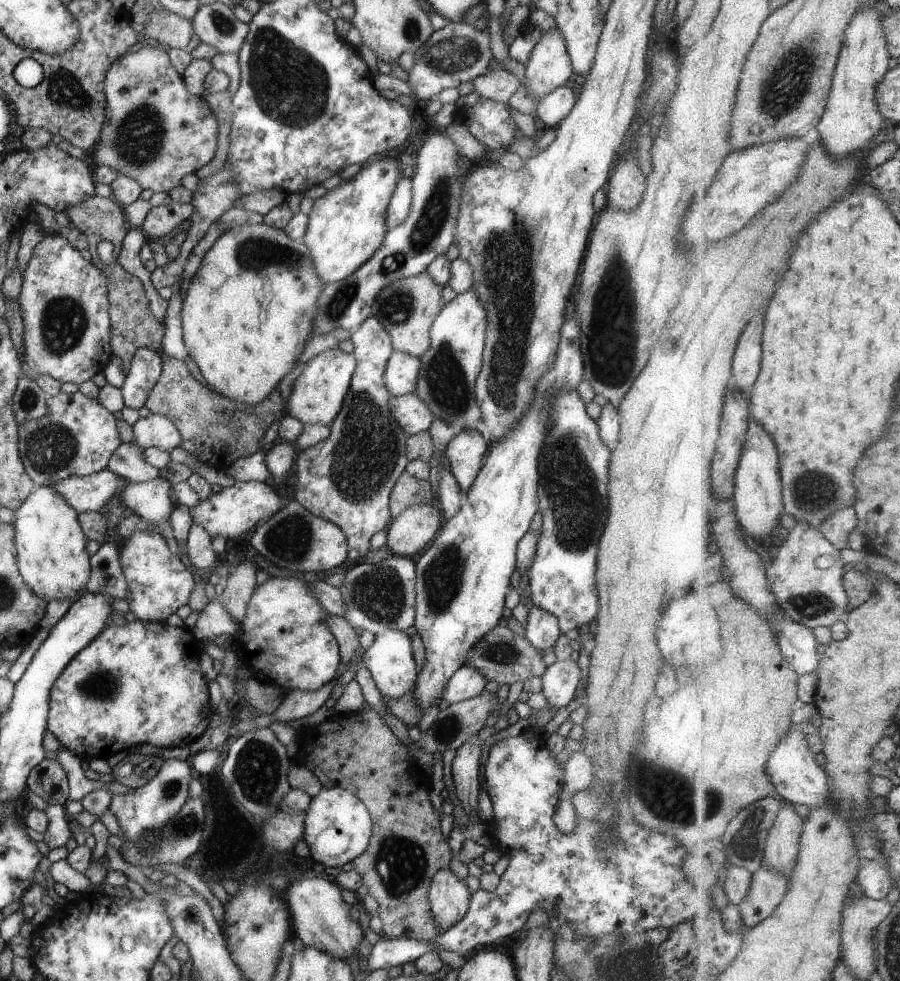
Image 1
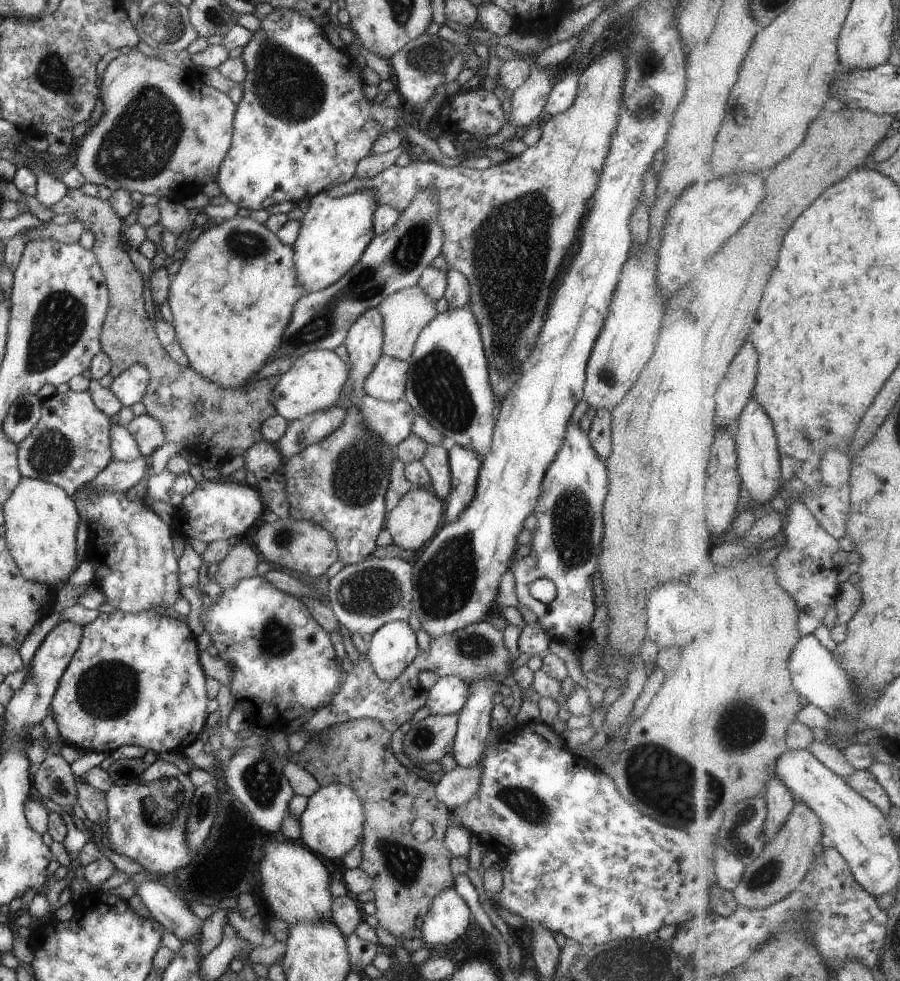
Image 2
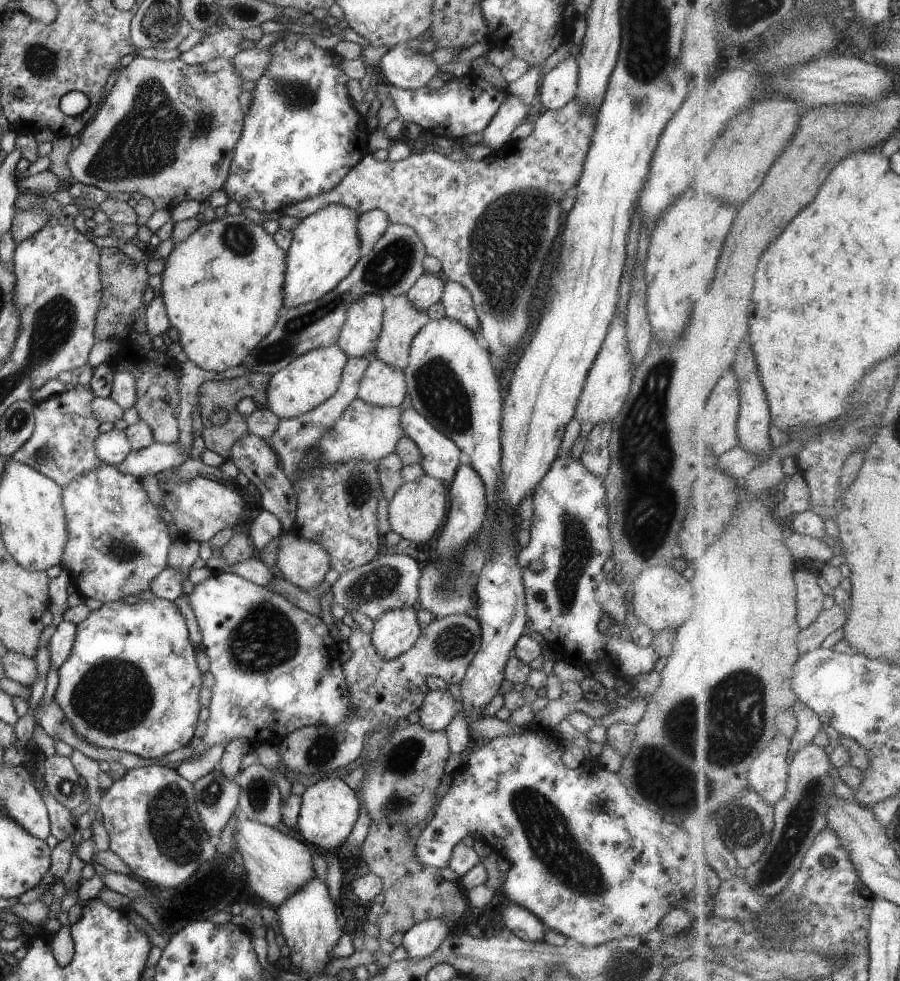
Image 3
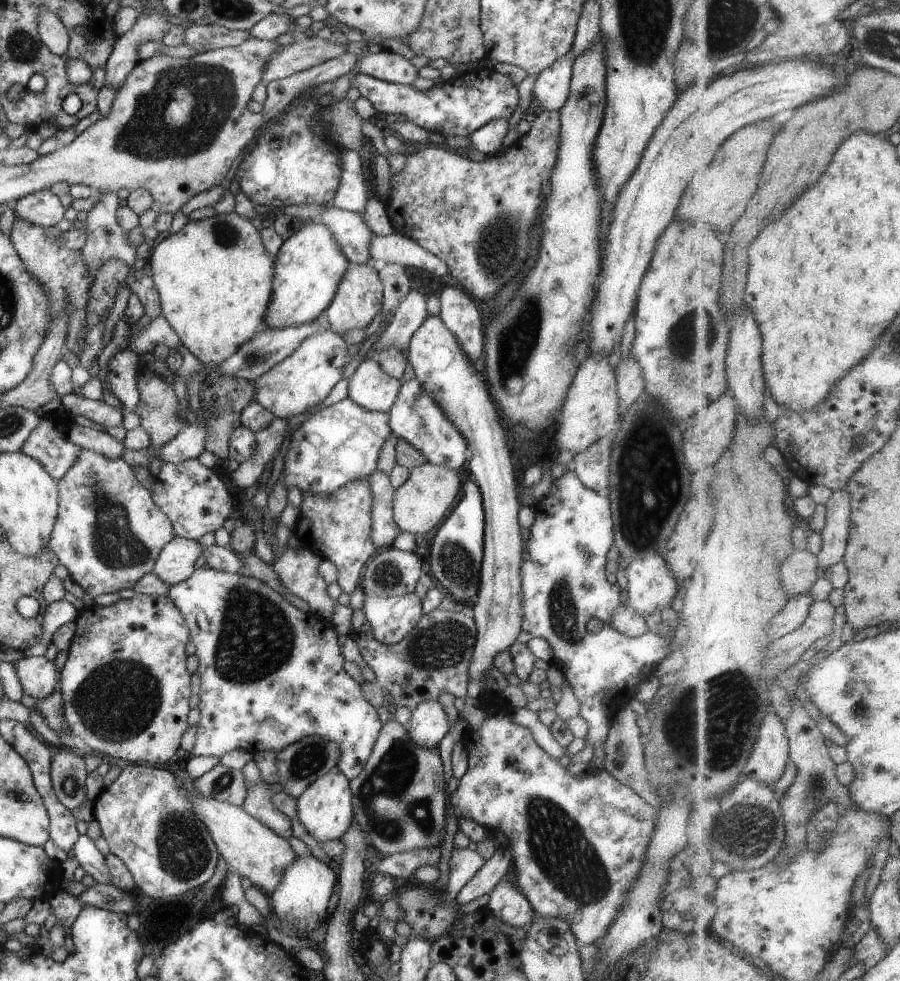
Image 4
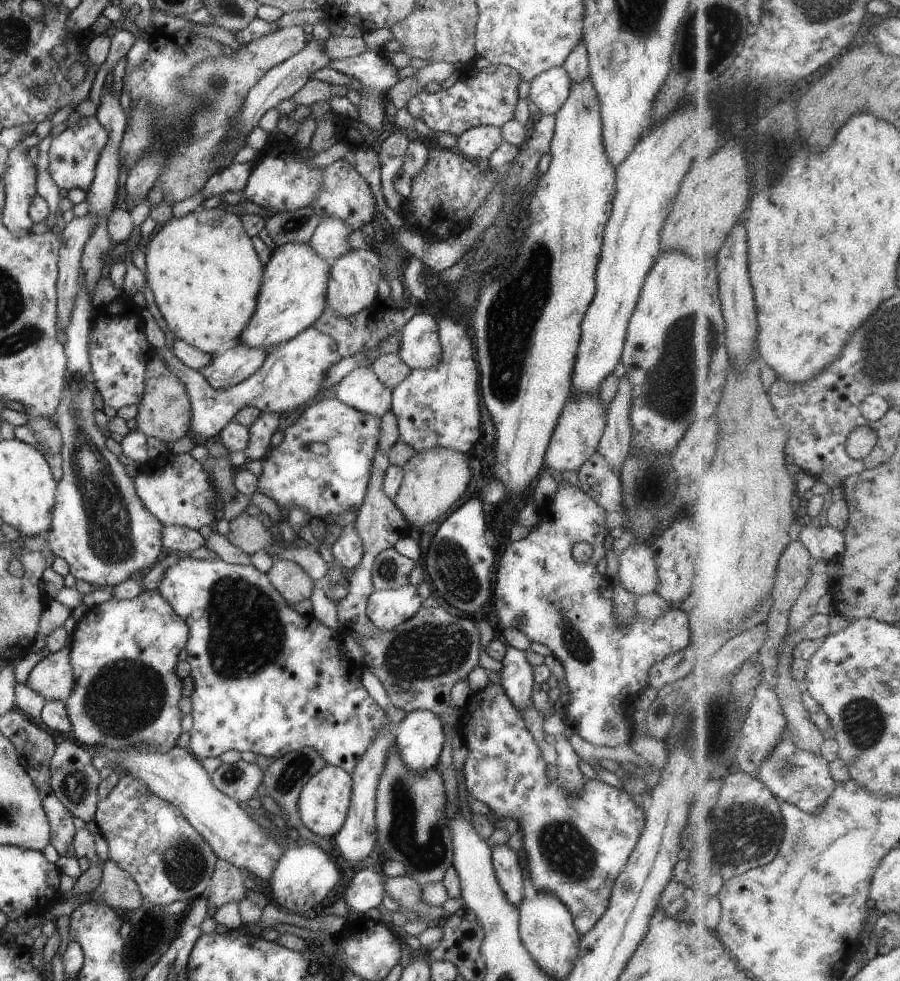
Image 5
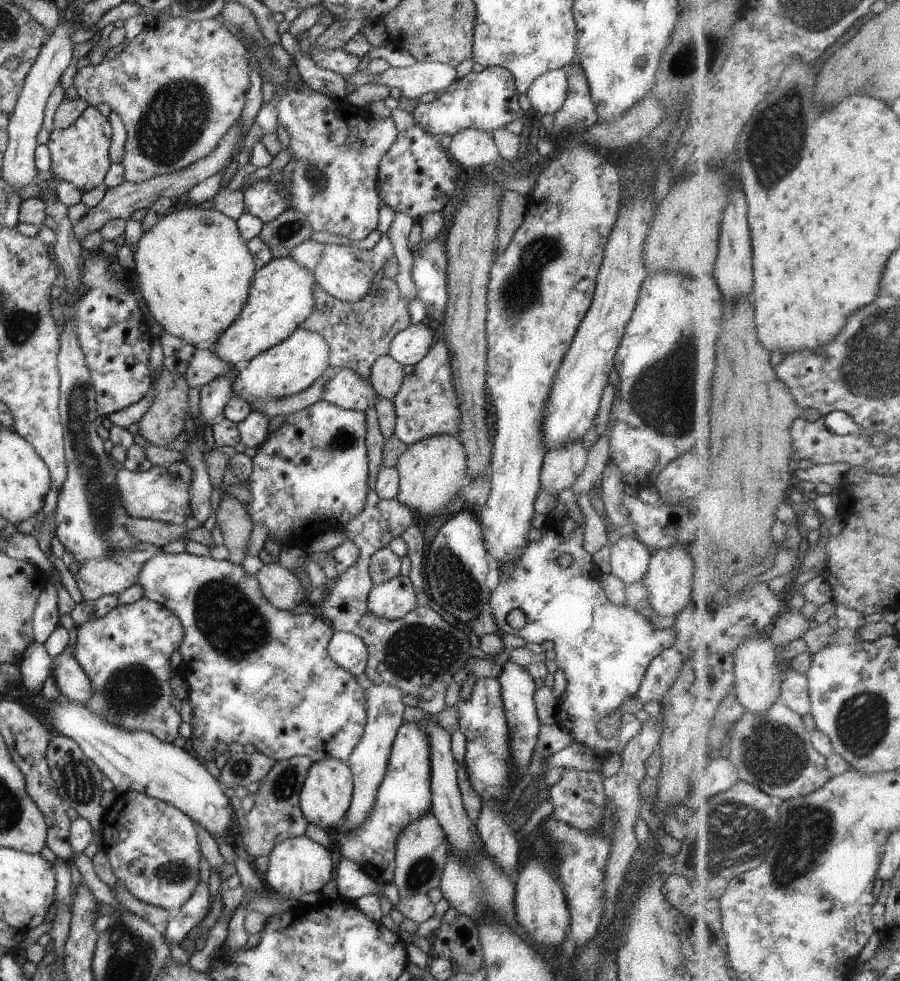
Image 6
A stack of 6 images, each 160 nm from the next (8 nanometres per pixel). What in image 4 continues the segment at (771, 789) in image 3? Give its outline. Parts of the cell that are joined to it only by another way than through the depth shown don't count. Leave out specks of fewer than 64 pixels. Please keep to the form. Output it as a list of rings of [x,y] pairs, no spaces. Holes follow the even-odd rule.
[[[772,706],[763,719],[759,740],[746,764],[746,776],[769,785],[774,791],[790,760],[790,736],[784,720]]]

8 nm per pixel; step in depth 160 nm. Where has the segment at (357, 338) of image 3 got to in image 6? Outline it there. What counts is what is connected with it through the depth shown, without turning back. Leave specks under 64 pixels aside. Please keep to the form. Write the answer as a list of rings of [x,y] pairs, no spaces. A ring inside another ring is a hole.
[[[386,234],[381,235],[379,242],[371,250],[361,250],[358,247],[349,245],[323,243],[323,250],[319,254],[319,260],[311,268],[311,276],[313,276],[314,284],[330,296],[333,296],[333,298],[346,302],[355,302],[361,296],[365,296],[365,292],[371,286],[375,272],[383,268],[389,262],[389,258],[393,256],[393,248]]]

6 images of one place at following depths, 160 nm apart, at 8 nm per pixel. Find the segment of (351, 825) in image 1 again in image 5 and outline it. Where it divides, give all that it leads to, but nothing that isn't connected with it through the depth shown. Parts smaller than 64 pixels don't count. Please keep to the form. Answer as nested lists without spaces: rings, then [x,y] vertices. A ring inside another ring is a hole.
[[[326,765],[319,772],[315,772],[302,787],[297,799],[297,807],[301,823],[315,836],[332,840],[347,813],[351,797],[352,780],[347,772],[341,768]]]

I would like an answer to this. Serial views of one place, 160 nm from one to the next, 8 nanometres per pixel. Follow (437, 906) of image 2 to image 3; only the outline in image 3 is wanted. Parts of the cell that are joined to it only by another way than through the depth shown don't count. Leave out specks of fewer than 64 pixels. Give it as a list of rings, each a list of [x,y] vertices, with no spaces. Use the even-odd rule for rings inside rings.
[[[431,917],[408,928],[403,933],[402,944],[407,958],[420,959],[433,952],[451,933],[449,925],[441,917]]]

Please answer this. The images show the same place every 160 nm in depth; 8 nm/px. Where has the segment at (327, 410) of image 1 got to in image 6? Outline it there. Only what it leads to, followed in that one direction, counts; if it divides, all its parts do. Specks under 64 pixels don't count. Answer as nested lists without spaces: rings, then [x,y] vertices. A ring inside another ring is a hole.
[[[300,327],[295,328],[287,338],[281,340],[276,346],[257,354],[245,366],[239,367],[237,378],[235,378],[232,384],[232,396],[237,396],[240,400],[245,400],[249,403],[251,400],[255,400],[255,398],[261,398],[261,400],[276,400],[298,394],[306,390],[317,378],[321,377],[321,374],[327,368],[327,358],[327,344],[323,342],[323,338],[319,334]]]

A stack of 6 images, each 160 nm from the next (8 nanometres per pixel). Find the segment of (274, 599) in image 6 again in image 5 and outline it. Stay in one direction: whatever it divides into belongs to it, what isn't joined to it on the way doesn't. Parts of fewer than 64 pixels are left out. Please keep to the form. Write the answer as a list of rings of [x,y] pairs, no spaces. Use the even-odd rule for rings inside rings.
[[[279,560],[271,564],[266,576],[273,590],[291,607],[309,599],[315,583],[296,563],[289,560]]]

